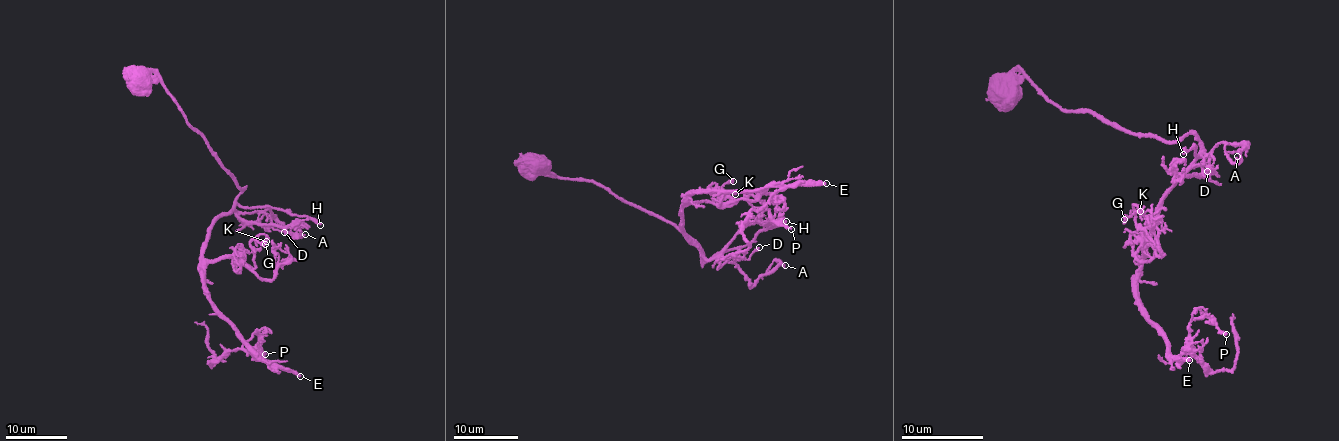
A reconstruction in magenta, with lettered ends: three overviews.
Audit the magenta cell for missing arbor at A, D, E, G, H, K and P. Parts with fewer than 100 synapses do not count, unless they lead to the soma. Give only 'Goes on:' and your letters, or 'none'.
Goes on: E

